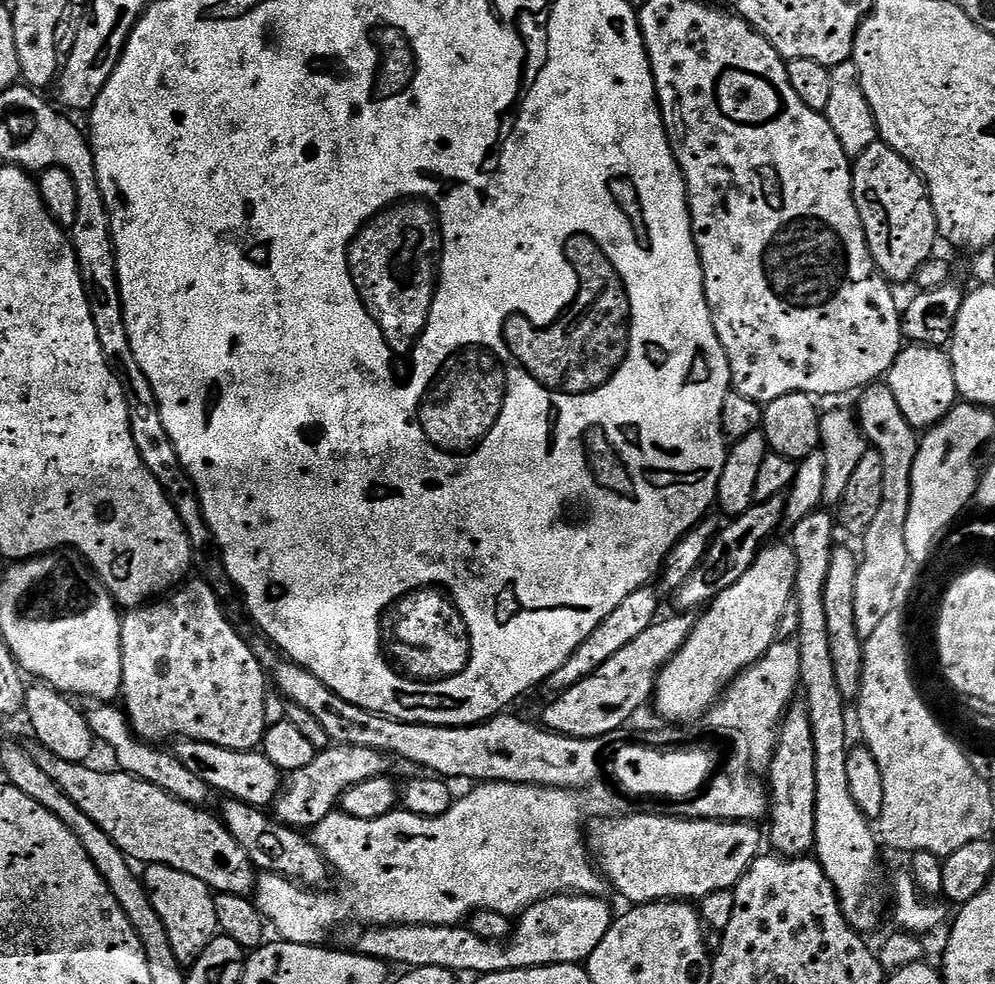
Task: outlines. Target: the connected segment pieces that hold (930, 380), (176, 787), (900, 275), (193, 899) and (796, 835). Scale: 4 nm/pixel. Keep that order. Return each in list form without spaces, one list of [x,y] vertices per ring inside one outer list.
[[[912,344],[901,348],[886,383],[894,394],[894,402],[898,402],[898,410],[902,410],[908,425],[917,430],[934,428],[958,403],[951,355],[936,346]]]
[[[96,702],[91,705],[92,709],[87,709],[88,725],[93,737],[100,740],[116,755],[116,766],[129,775],[144,780],[148,783],[160,787],[171,794],[177,801],[200,806],[210,795],[208,784],[202,782],[196,774],[191,774],[186,766],[182,766],[173,753],[163,752],[163,747],[152,742],[145,742],[140,739],[132,730],[132,725],[128,722],[128,717],[115,703]]]
[[[877,142],[855,157],[852,164],[852,193],[858,206],[858,214],[862,218],[870,254],[879,266],[880,273],[889,282],[911,281],[917,270],[927,260],[933,259],[935,252],[932,251],[936,248],[936,240],[938,241],[934,206],[928,197],[928,187],[924,185],[924,179],[910,166],[910,162],[906,162],[906,158],[899,156],[889,144]]]
[[[149,863],[144,870],[144,889],[148,892],[154,910],[162,918],[162,926],[166,926],[174,958],[178,958],[182,966],[191,966],[200,957],[202,950],[206,950],[206,946],[210,946],[210,942],[218,935],[214,914],[216,896],[206,882],[166,864]]]
[[[793,702],[780,721],[776,749],[772,762],[766,769],[766,784],[770,789],[770,821],[772,820],[772,829],[766,832],[766,840],[767,843],[768,840],[772,843],[771,851],[775,855],[804,858],[815,849],[818,778],[814,770],[814,754],[808,707],[804,702]]]

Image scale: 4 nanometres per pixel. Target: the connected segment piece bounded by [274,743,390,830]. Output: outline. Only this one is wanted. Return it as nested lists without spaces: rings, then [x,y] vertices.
[[[337,743],[328,747],[332,748],[326,749],[325,752],[324,749],[317,751],[310,766],[302,766],[302,770],[287,777],[274,801],[274,816],[281,824],[297,830],[310,830],[313,825],[322,822],[326,814],[334,811],[346,790],[362,782],[370,782],[389,771],[389,757],[373,748]]]

